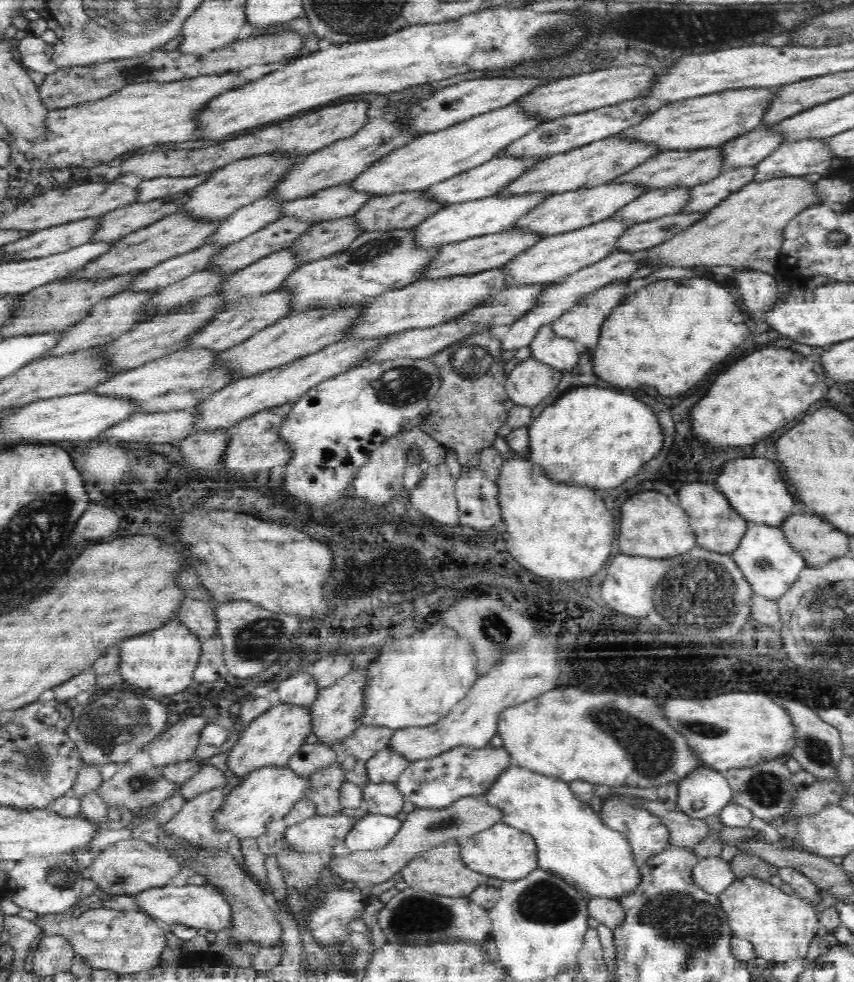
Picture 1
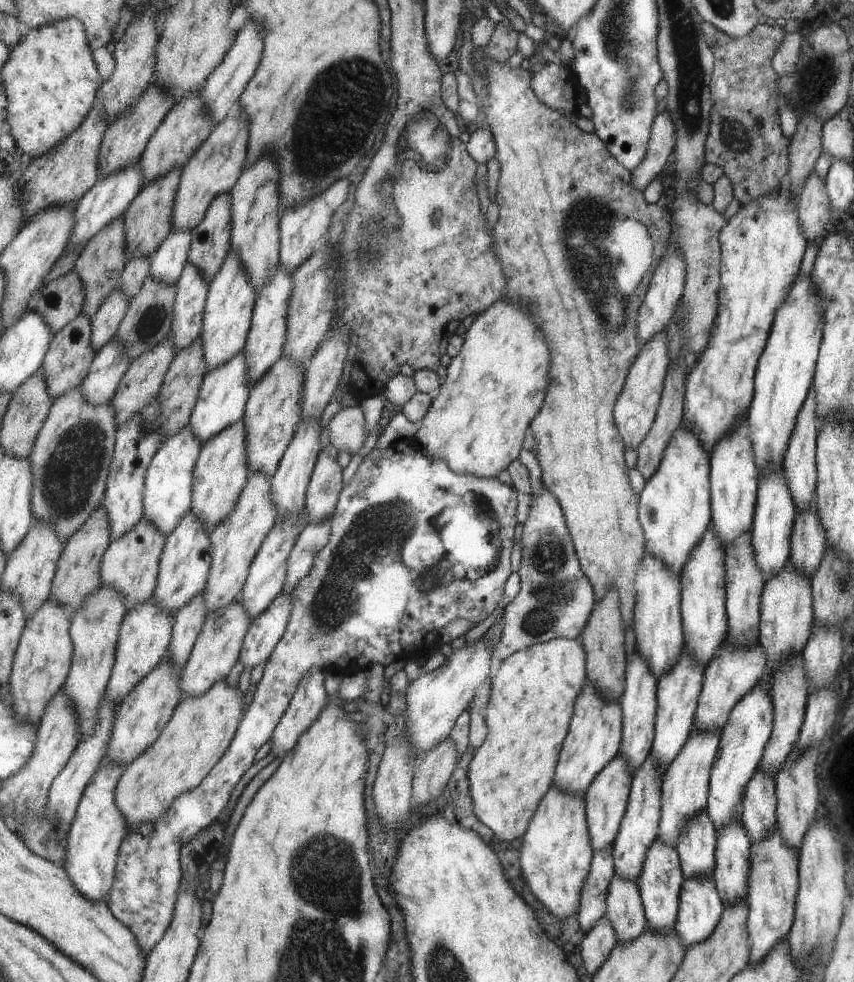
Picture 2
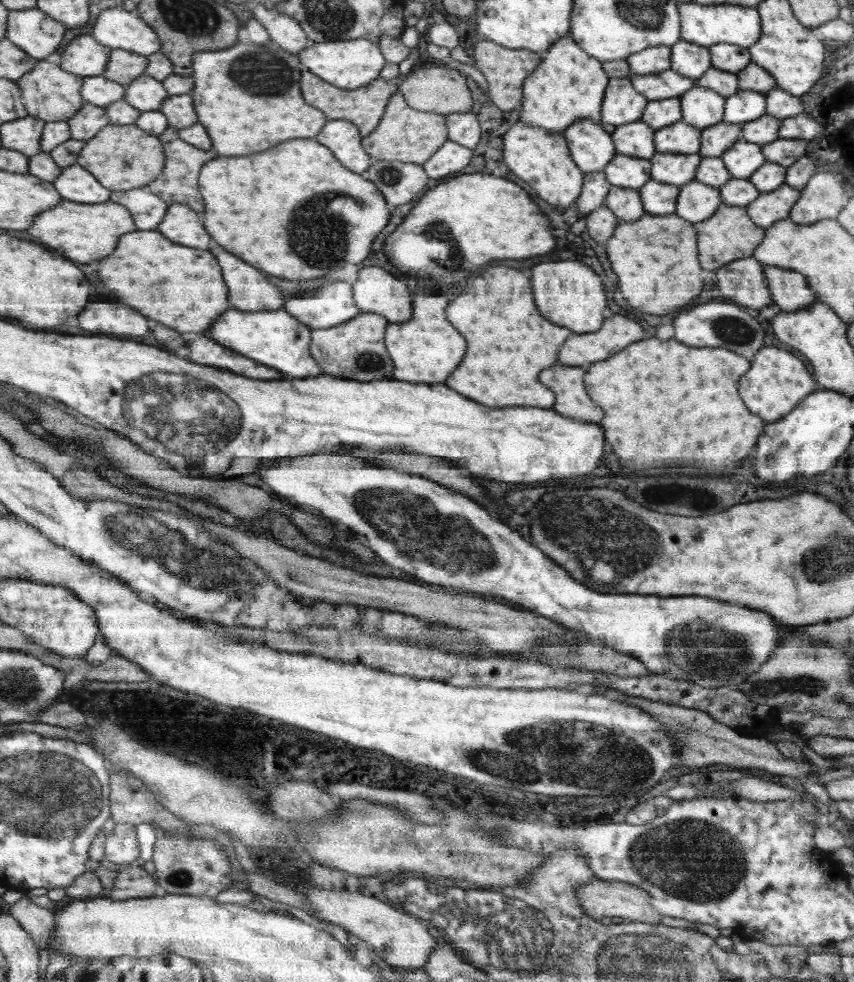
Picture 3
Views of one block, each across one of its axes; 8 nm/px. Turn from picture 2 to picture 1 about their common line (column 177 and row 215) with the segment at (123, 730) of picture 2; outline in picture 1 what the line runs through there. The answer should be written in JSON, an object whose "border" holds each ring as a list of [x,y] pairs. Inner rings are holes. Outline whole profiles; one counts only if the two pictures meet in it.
{"border":[[[710,209],[677,212],[637,222],[618,242],[618,250],[647,250],[672,240],[674,236],[686,232],[700,220],[708,218]]]}

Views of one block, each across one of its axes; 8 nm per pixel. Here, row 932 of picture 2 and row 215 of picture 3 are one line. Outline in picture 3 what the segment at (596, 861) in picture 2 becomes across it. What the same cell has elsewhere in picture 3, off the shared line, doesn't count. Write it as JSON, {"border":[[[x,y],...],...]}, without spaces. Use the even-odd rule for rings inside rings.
{"border":[[[604,171],[598,173],[584,172],[583,175],[583,187],[575,202],[576,208],[586,217],[596,208],[604,205],[612,184],[605,177]]]}

